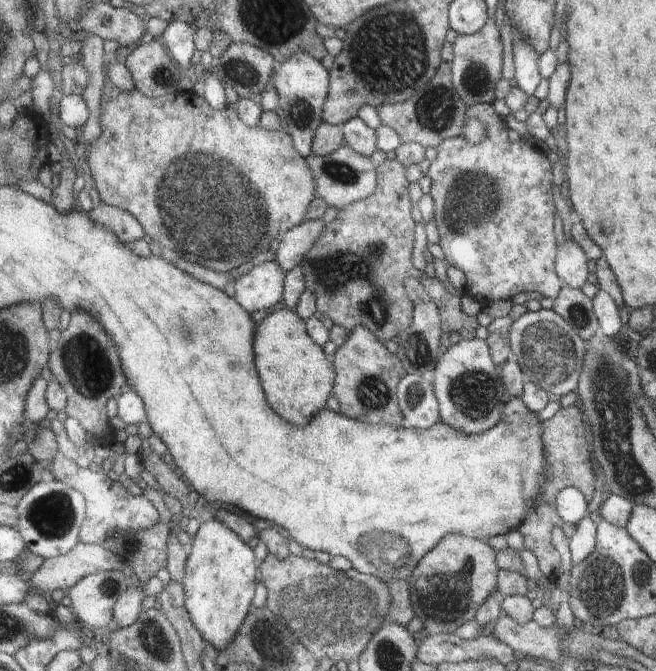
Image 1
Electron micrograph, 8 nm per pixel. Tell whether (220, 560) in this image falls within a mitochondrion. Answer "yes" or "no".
no

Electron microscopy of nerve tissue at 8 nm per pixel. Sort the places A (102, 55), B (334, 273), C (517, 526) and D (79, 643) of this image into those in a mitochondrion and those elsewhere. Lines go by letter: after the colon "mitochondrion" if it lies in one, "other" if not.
A: other
B: mitochondrion
C: other
D: other

